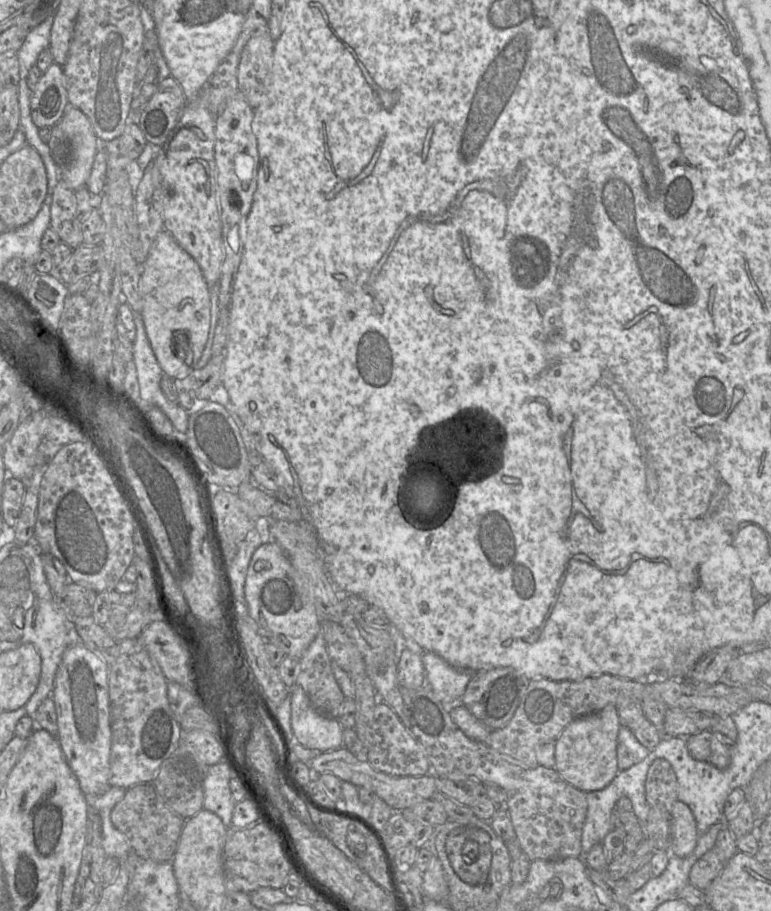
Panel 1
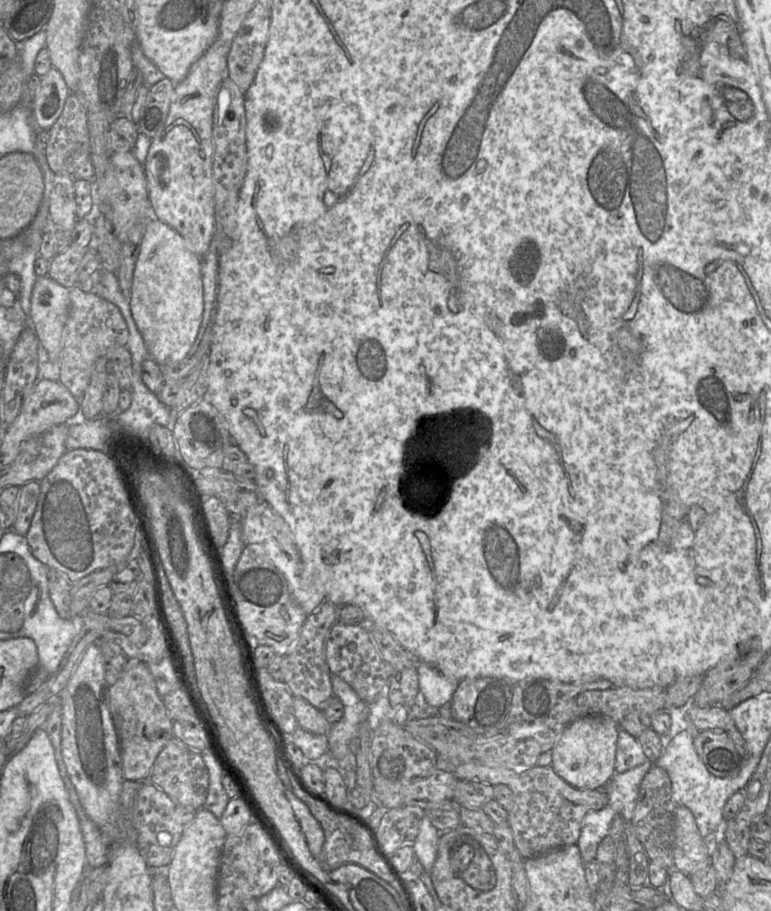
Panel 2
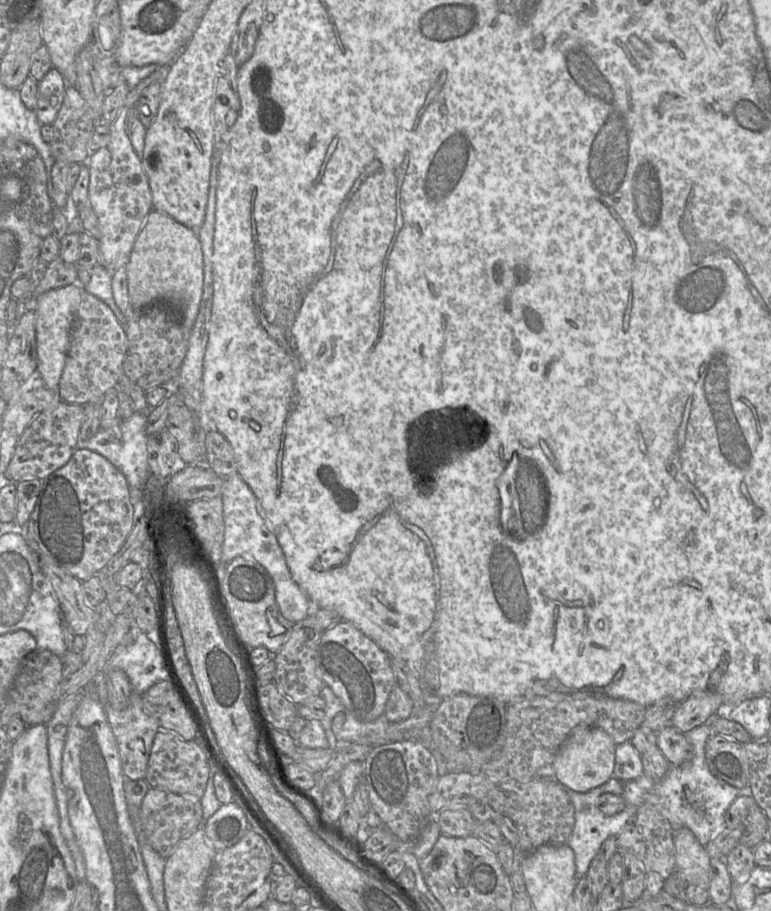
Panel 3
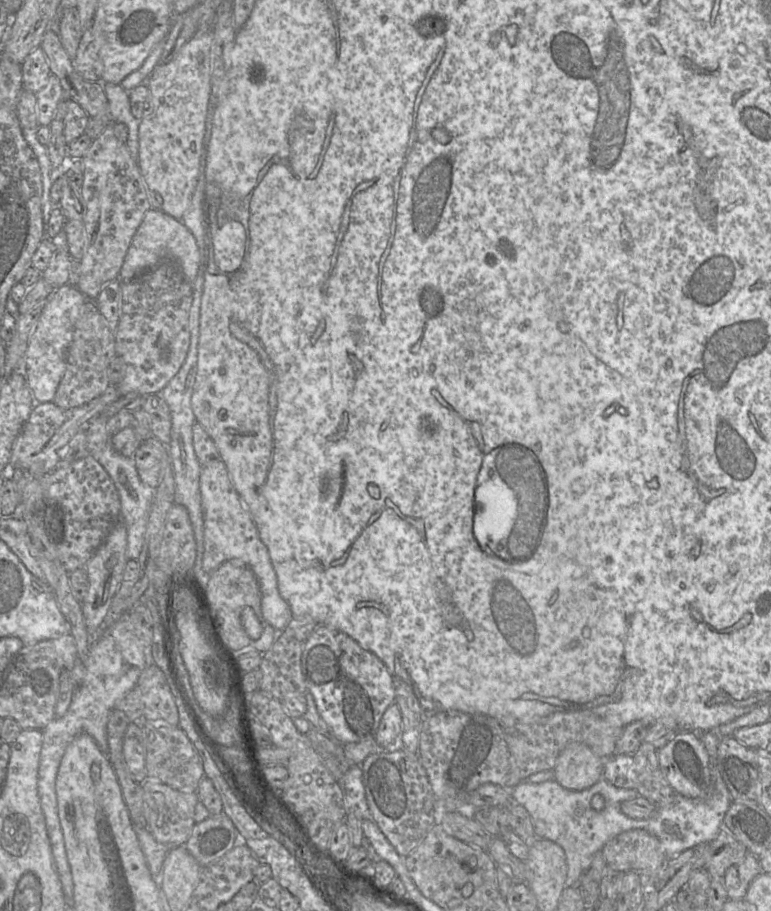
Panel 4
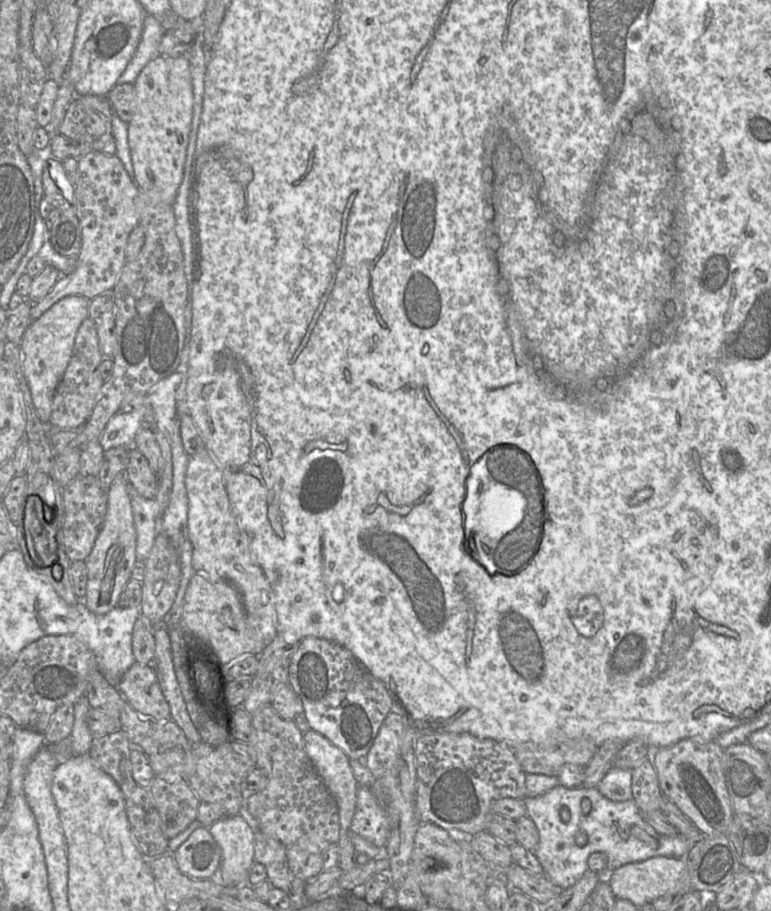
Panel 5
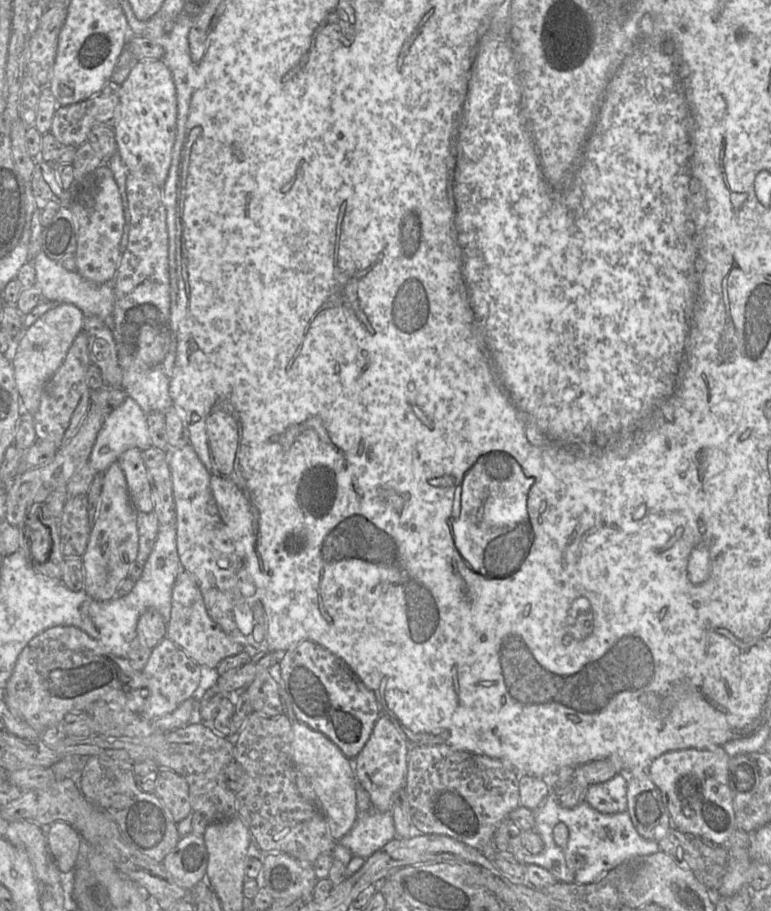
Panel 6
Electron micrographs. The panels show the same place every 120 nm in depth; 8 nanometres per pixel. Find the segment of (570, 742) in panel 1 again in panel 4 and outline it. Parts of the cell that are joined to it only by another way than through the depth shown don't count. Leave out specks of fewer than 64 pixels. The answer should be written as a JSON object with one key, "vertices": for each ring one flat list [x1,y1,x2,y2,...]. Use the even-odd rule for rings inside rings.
{"vertices":[[572,742,556,760,555,780,566,789,585,790,602,778,604,762,586,744]]}

